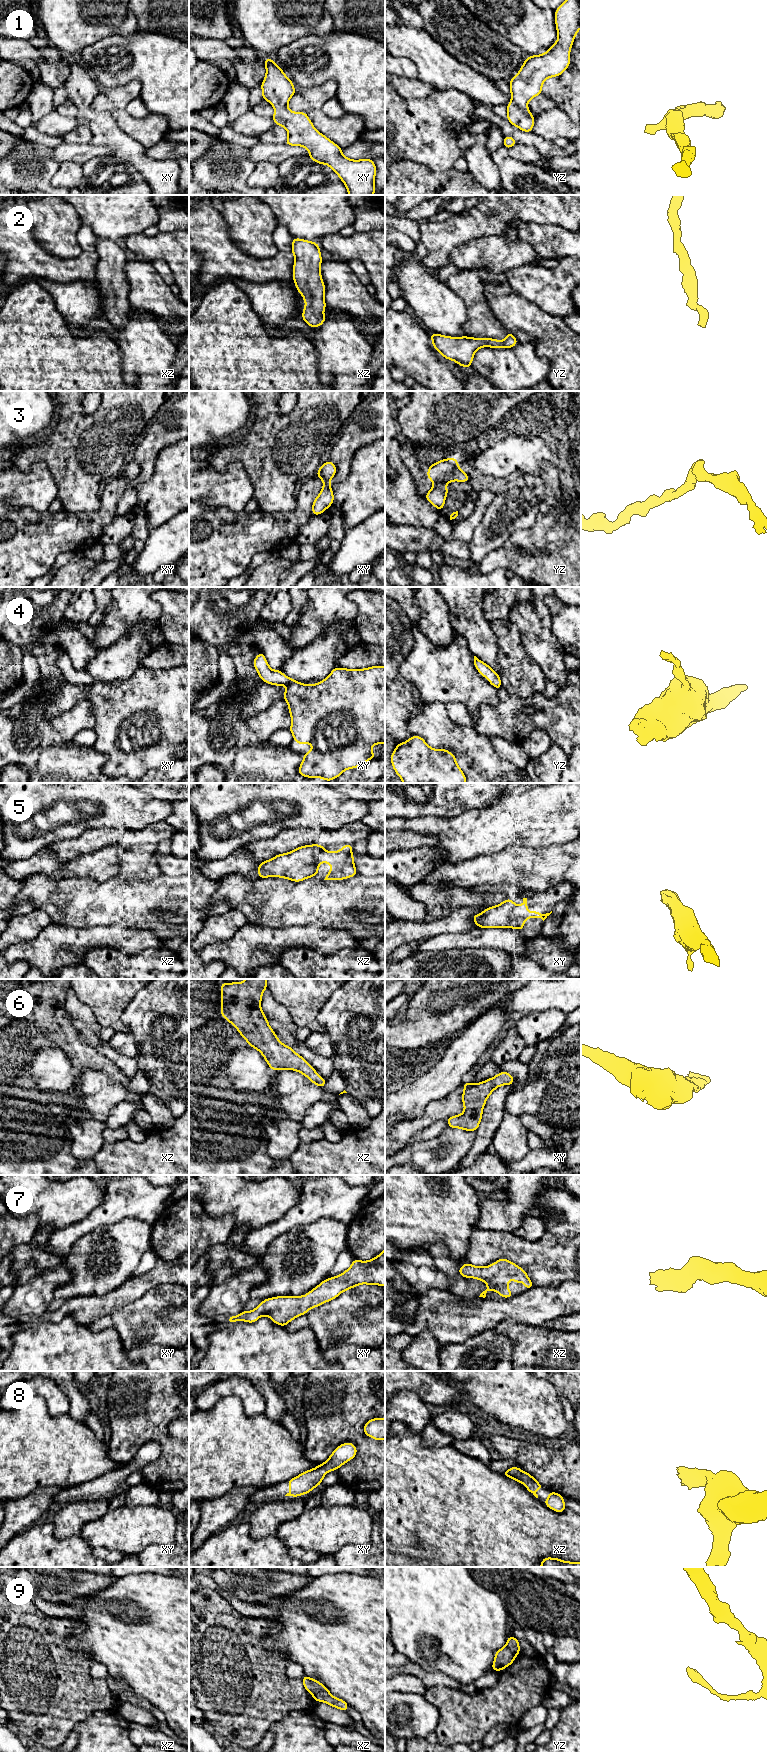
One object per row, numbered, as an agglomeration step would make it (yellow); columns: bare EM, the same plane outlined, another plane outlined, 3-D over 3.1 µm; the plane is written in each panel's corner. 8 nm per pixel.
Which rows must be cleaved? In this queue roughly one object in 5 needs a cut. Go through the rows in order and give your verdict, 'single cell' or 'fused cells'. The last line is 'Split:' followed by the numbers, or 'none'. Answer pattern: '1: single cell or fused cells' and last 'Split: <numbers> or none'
1: single cell
2: single cell
3: fused cells
4: single cell
5: single cell
6: single cell
7: single cell
8: single cell
9: single cell
Split: 3

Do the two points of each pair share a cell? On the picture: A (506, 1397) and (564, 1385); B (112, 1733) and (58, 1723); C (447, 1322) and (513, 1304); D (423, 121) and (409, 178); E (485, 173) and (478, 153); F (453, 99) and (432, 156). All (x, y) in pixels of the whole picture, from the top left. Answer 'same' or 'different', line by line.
A: different
B: different
C: same
D: different
E: same
F: same

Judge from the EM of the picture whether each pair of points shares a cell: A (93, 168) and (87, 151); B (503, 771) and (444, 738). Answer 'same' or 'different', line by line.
A: different
B: same

